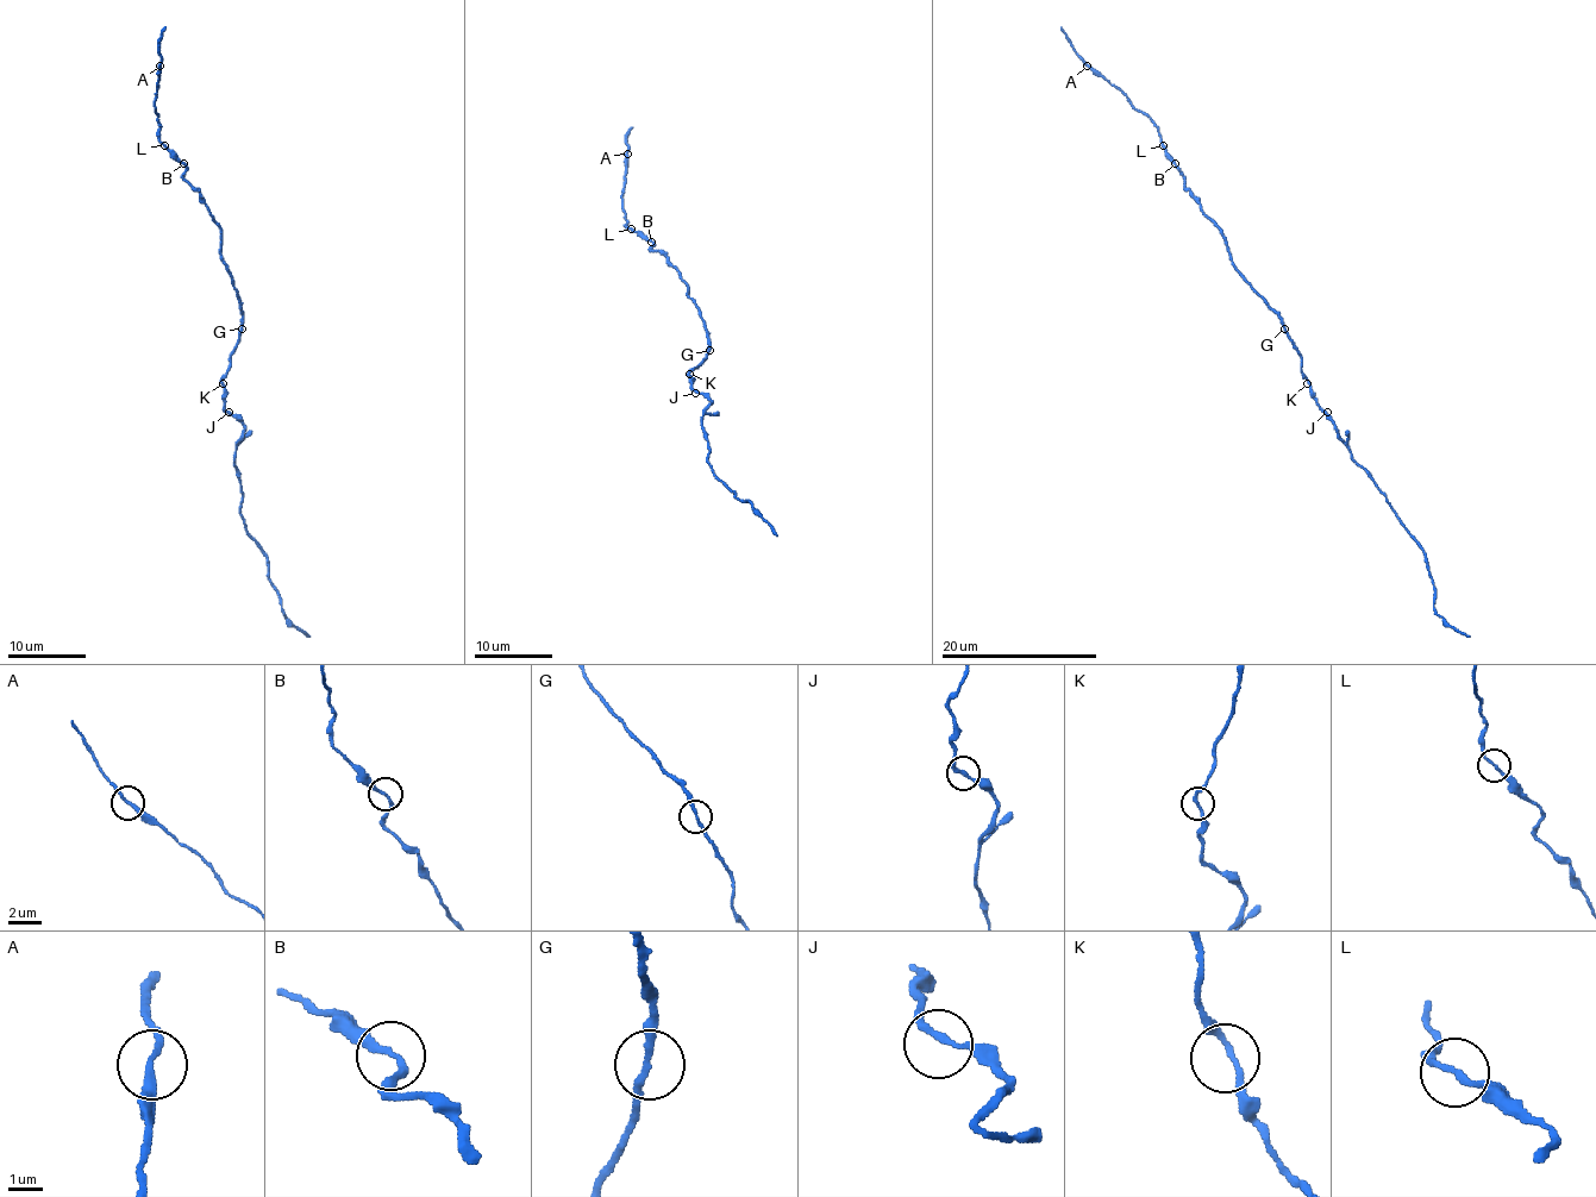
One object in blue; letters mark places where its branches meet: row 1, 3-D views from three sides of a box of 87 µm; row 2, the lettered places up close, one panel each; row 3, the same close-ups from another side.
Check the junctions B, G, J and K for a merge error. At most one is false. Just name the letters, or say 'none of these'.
none of these

